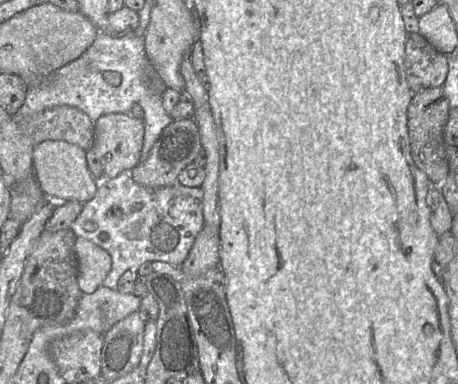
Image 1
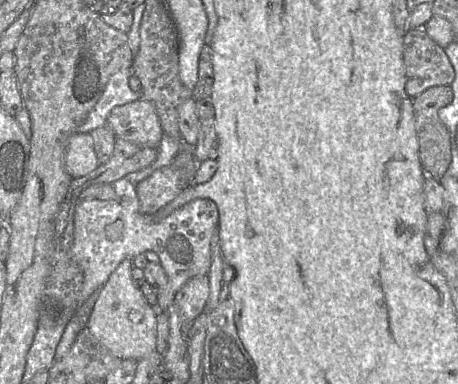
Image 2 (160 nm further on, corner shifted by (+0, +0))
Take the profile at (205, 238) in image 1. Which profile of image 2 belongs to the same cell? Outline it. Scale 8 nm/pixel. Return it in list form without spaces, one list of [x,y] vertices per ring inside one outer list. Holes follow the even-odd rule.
[[[197,276],[187,281],[176,293],[174,303],[181,317],[193,324],[204,311],[209,298],[210,284],[208,276]]]

